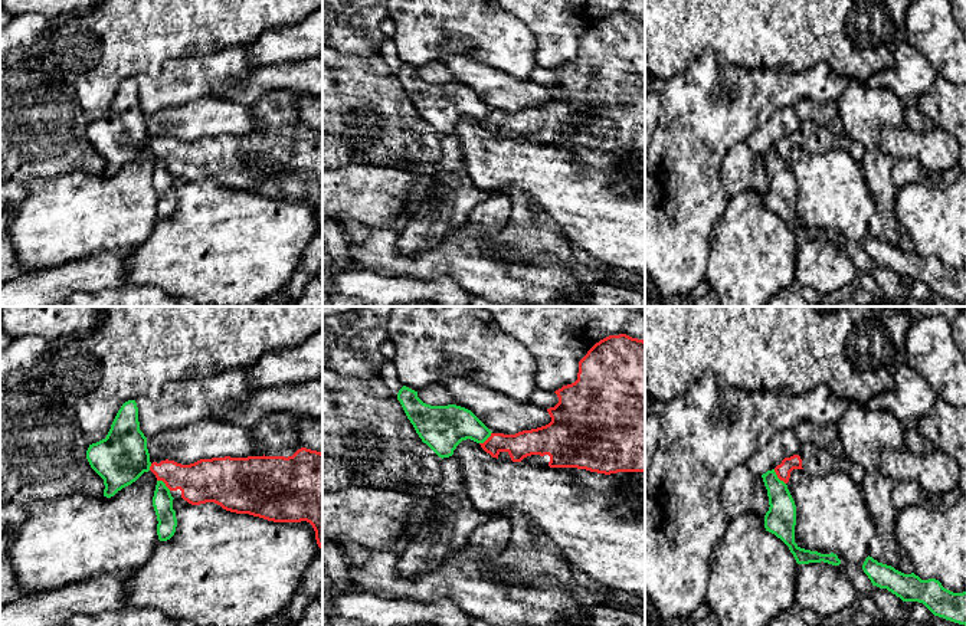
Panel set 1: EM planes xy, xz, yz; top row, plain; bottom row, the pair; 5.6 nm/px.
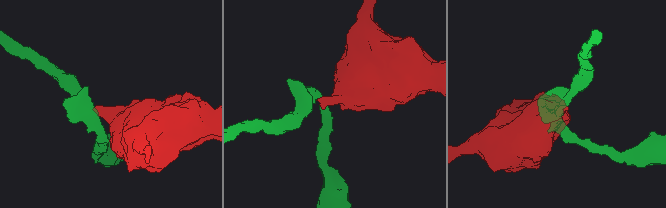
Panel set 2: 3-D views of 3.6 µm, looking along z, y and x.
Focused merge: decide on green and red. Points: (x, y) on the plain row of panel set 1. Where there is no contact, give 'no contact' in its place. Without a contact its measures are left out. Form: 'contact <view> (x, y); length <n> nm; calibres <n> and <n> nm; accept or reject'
contact yz (776, 154); length 110 nm; calibres 170 and 80 nm; reject

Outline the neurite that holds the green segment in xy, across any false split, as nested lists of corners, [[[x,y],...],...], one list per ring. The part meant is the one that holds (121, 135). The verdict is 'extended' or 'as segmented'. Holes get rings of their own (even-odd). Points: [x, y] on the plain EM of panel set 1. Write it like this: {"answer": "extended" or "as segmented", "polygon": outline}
{"answer": "as segmented", "polygon": [[[128,78],[121,83],[107,115],[89,122],[86,137],[104,157],[107,176],[150,148],[147,115],[140,108],[135,78]]]}

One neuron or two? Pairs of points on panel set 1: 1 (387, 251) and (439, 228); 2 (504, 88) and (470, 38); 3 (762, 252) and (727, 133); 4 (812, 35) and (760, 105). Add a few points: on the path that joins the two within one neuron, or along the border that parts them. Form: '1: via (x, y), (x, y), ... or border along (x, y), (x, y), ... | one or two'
1: border along (415, 216), (399, 236), (399, 252), (402, 255) | two
2: border along (457, 55), (494, 66), (520, 79) | two
3: border along (730, 199), (714, 229) | two
4: border along (819, 62), (801, 71), (753, 69) | two

